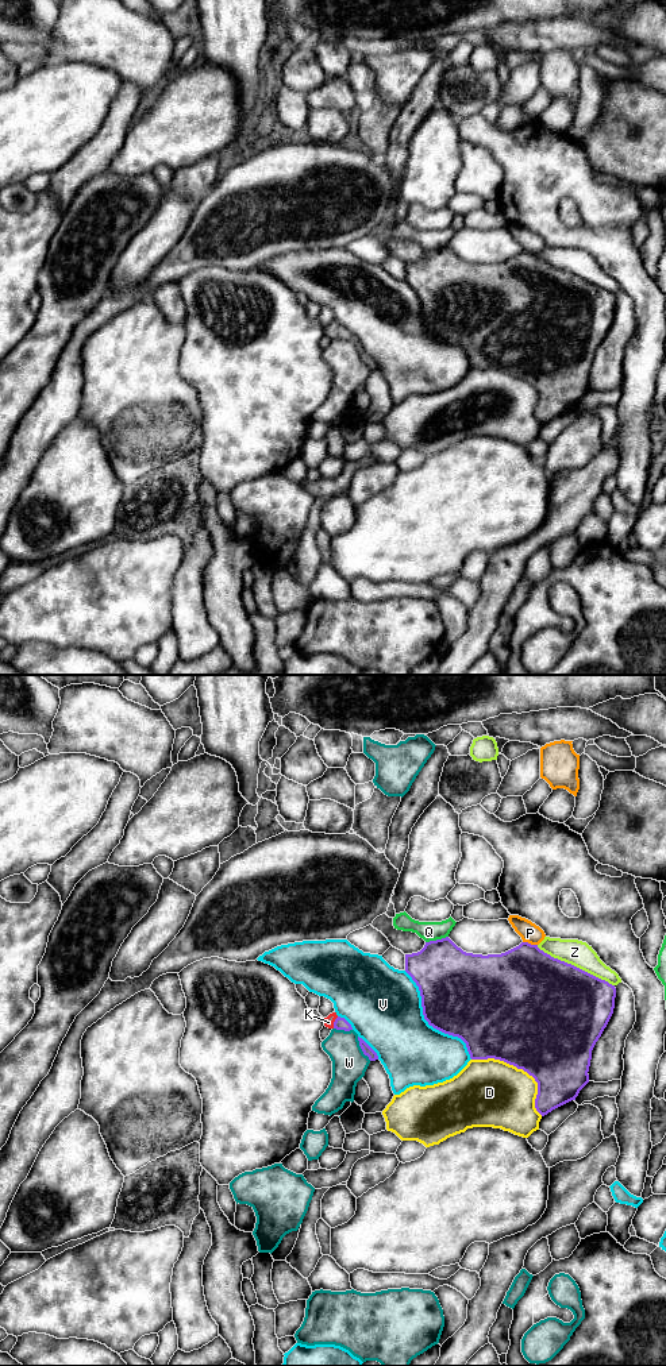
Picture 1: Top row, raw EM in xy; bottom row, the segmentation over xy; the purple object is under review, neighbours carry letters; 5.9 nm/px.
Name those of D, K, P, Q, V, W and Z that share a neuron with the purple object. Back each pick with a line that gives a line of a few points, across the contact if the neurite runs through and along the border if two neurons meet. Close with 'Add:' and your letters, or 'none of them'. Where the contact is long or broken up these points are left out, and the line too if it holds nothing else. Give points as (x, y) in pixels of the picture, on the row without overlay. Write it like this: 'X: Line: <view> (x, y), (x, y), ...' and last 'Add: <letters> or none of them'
K: Line: xy (341, 332), (334, 331), (328, 331)
Add: K

